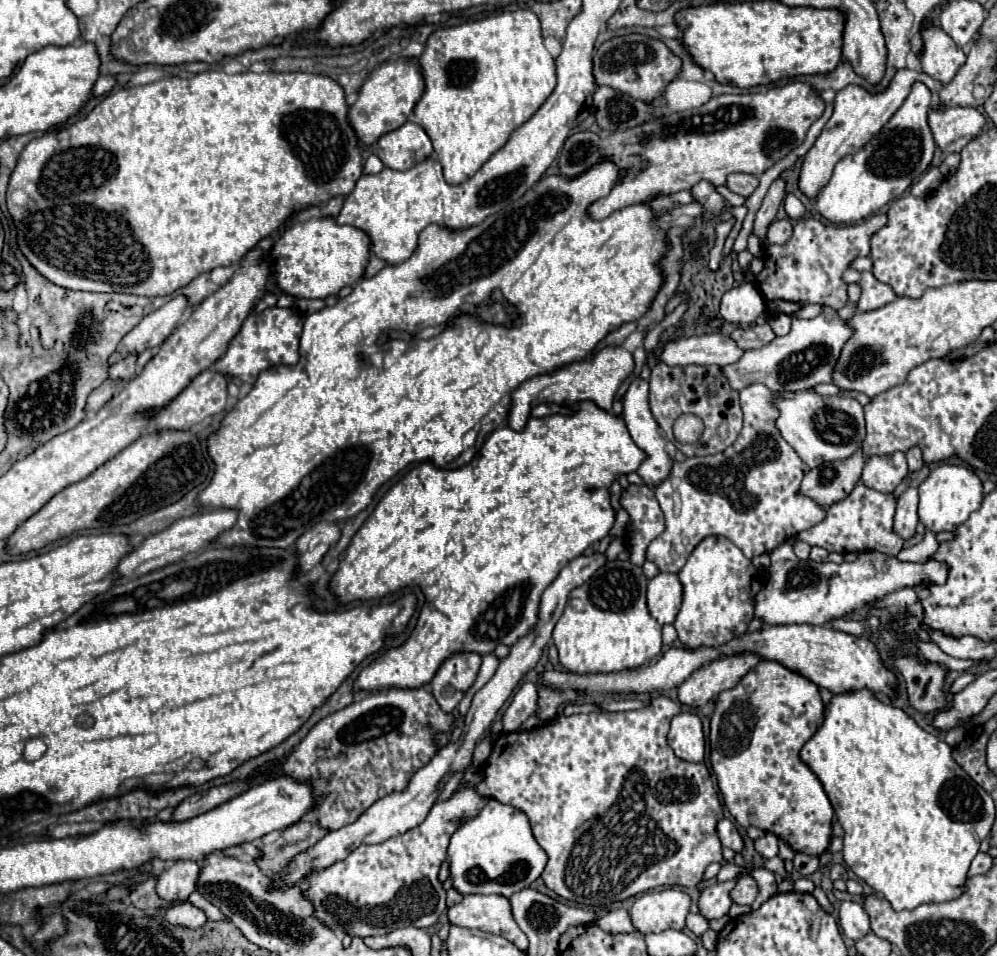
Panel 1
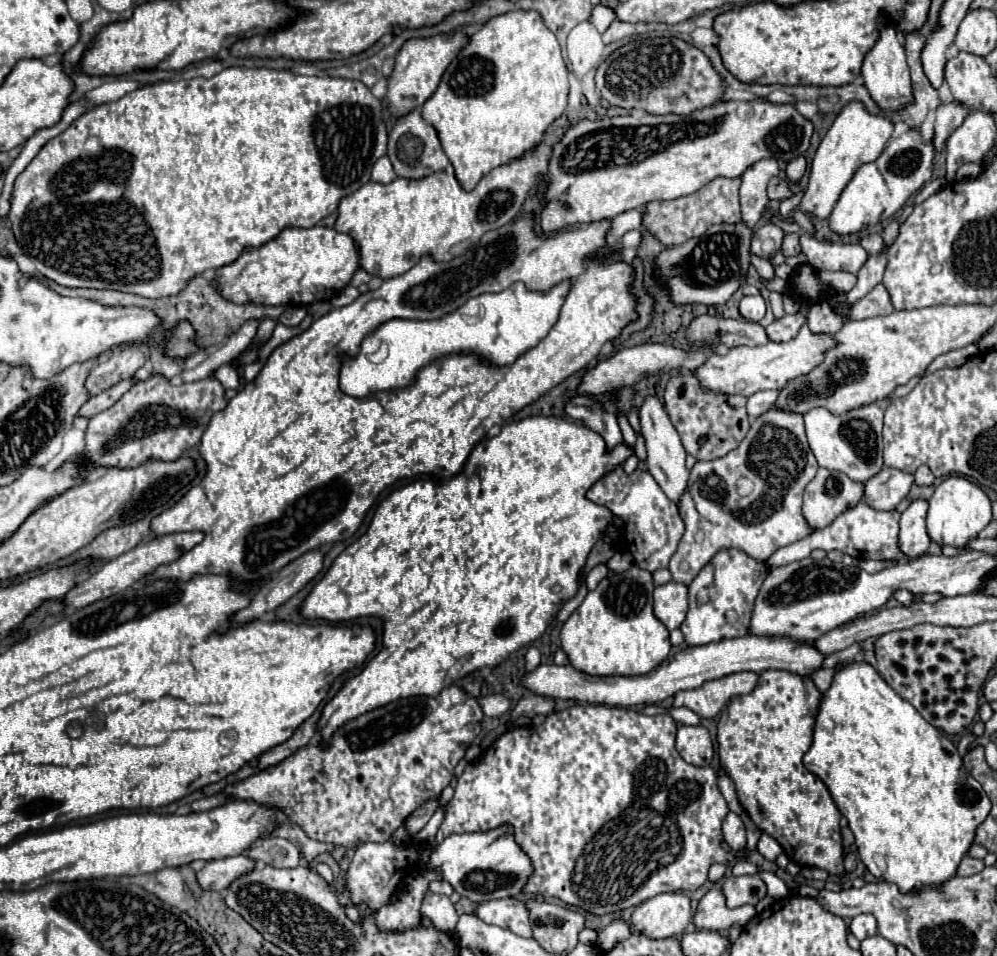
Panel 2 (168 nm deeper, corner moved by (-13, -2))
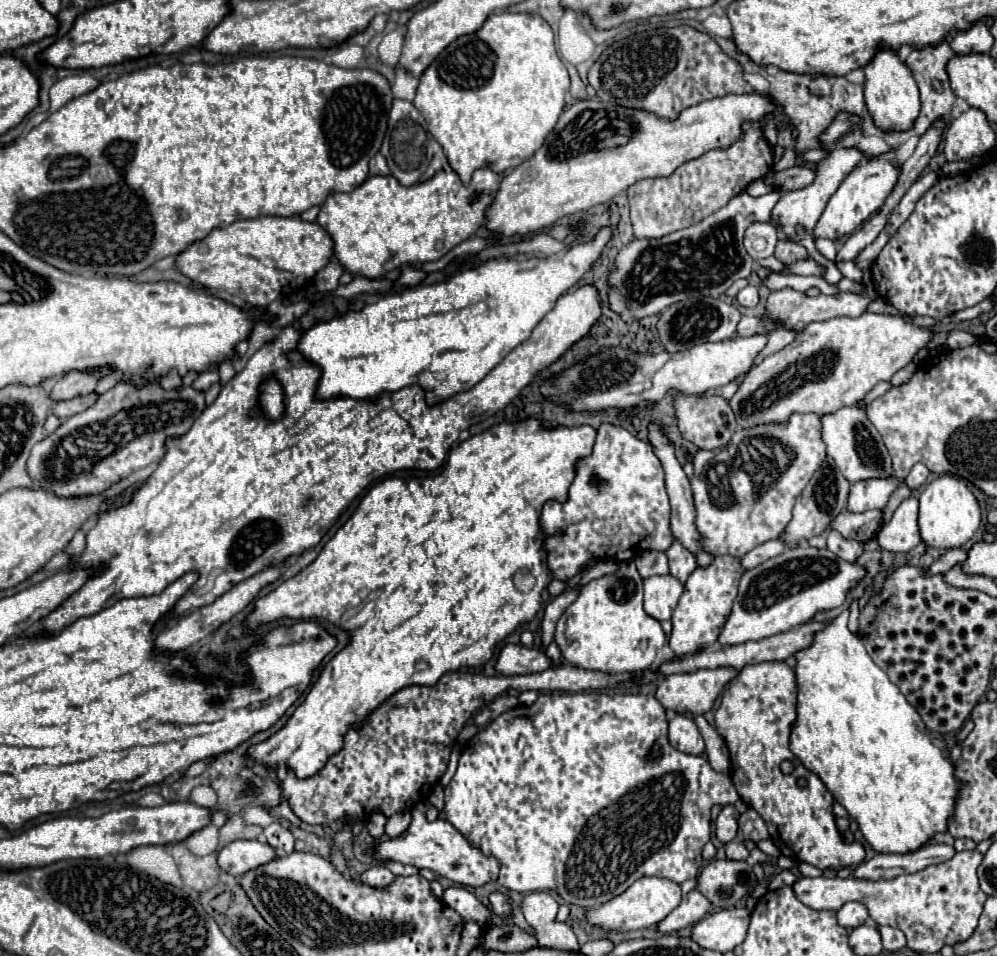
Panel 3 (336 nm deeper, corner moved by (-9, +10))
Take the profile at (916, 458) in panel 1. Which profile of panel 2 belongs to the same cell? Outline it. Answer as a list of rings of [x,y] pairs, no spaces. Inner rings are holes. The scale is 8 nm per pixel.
[[[921,465],[915,471],[915,483],[917,485],[933,485],[935,483],[935,477],[933,477],[933,473],[931,473],[931,469],[927,465]]]

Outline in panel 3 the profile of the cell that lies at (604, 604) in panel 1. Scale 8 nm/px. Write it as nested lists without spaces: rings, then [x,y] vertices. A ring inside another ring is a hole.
[[[625,561],[615,573],[583,585],[577,601],[569,605],[557,621],[555,643],[565,663],[591,671],[633,673],[645,671],[657,661],[667,637],[659,621],[643,609],[643,577],[635,561]]]

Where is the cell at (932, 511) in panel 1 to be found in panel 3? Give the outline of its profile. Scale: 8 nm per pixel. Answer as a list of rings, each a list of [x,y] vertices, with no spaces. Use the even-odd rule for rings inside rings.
[[[939,475],[919,495],[919,531],[929,547],[963,547],[981,525],[981,507],[967,483],[955,475]]]

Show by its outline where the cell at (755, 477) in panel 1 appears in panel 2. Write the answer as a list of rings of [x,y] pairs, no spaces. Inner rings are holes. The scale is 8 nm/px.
[[[779,409],[759,415],[741,445],[725,457],[697,461],[679,501],[685,533],[669,563],[673,581],[689,585],[723,549],[741,549],[763,563],[777,549],[807,537],[811,529],[801,513],[801,497],[817,469],[819,465],[805,437],[803,417]]]

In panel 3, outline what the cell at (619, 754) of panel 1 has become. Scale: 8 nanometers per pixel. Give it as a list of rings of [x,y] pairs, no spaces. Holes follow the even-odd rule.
[[[600,691],[541,693],[539,699],[537,699],[531,707],[521,709],[521,711],[513,709],[511,713],[507,711],[505,715],[497,717],[495,721],[491,721],[489,727],[481,729],[481,731],[467,743],[467,747],[465,747],[461,759],[459,759],[459,767],[457,767],[457,771],[455,771],[451,783],[445,787],[445,809],[439,813],[439,817],[445,819],[445,821],[449,821],[449,823],[453,823],[453,827],[455,827],[457,831],[461,831],[461,833],[469,839],[469,843],[475,845],[475,847],[479,847],[485,855],[491,855],[491,853],[493,853],[493,855],[501,861],[501,873],[499,873],[499,881],[497,881],[499,885],[503,885],[503,887],[507,887],[507,889],[511,889],[511,891],[519,891],[519,893],[525,893],[525,891],[557,891],[567,903],[573,903],[573,905],[579,905],[579,907],[599,907],[599,905],[611,901],[613,897],[625,893],[625,891],[627,891],[637,879],[641,879],[641,877],[655,875],[655,877],[665,877],[665,879],[675,881],[675,883],[683,883],[683,881],[687,881],[687,879],[695,879],[695,877],[697,877],[697,871],[699,871],[699,867],[701,867],[701,863],[703,863],[701,849],[703,849],[703,845],[709,843],[709,839],[711,839],[711,809],[713,809],[713,805],[729,805],[729,803],[737,803],[737,801],[739,801],[739,793],[735,791],[735,787],[733,787],[729,775],[713,771],[711,765],[709,765],[709,761],[707,761],[707,757],[703,757],[703,755],[687,755],[687,753],[681,753],[681,751],[677,751],[677,749],[669,743],[669,739],[667,739],[667,713],[665,713],[665,707],[663,707],[653,695],[645,697],[645,694],[642,693],[607,694]]]

